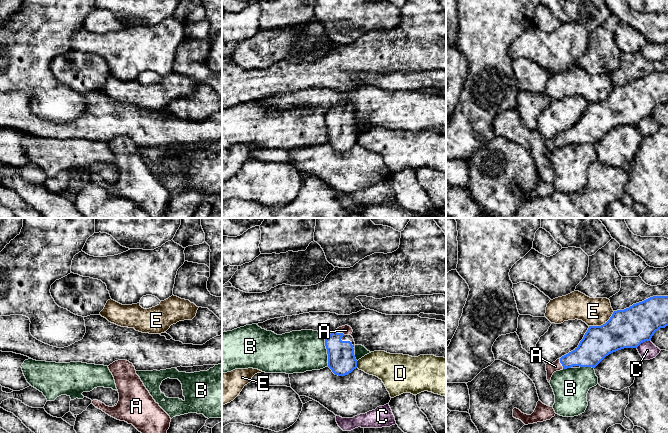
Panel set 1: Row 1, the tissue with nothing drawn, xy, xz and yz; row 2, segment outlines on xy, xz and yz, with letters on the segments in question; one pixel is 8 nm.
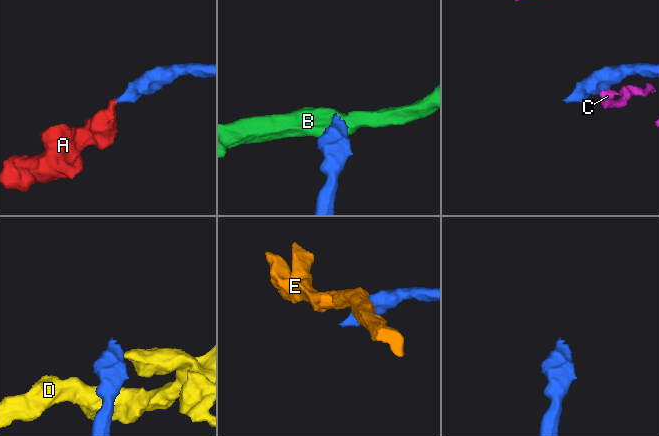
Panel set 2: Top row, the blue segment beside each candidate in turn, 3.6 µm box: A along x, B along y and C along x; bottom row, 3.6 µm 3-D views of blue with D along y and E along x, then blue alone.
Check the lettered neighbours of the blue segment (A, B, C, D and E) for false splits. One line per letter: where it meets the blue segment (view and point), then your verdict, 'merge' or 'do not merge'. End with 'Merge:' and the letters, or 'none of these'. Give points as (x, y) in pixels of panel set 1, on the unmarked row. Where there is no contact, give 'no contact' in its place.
A: yz (561, 139) | merge
B: xz (327, 128) | do not merge
C: yz (642, 118) | do not merge
D: xz (356, 140) | do not merge
E: yz (603, 100) | do not merge
Merge: A

